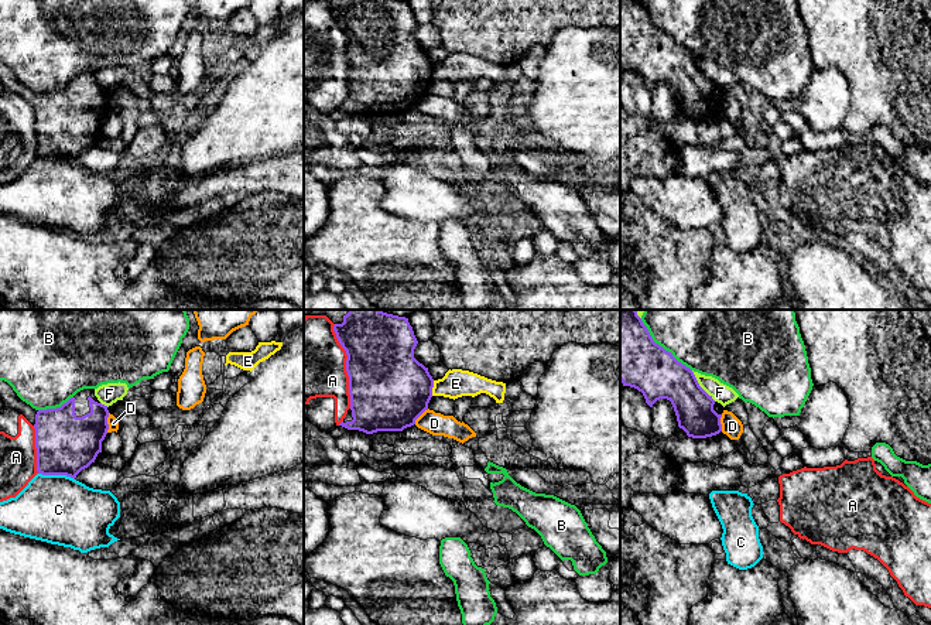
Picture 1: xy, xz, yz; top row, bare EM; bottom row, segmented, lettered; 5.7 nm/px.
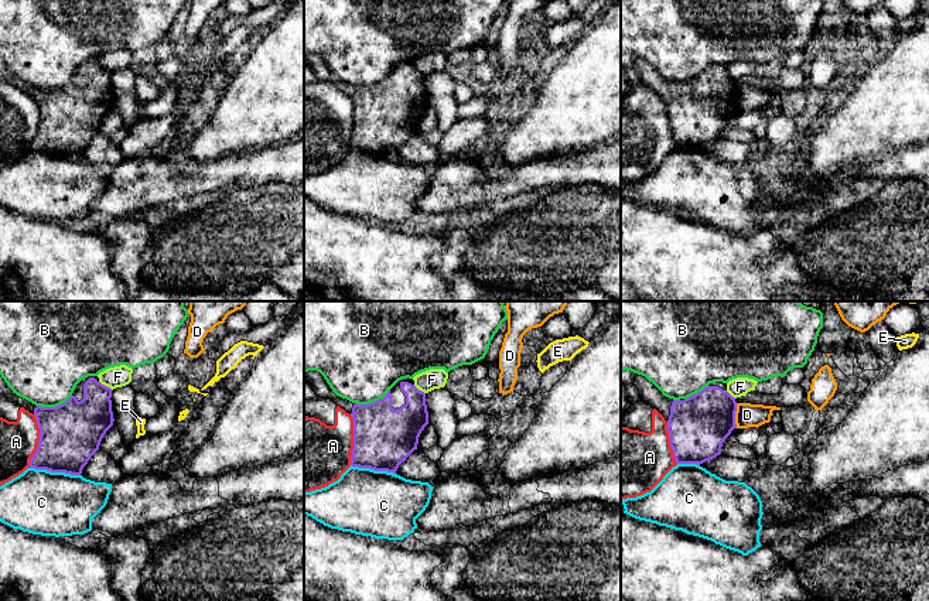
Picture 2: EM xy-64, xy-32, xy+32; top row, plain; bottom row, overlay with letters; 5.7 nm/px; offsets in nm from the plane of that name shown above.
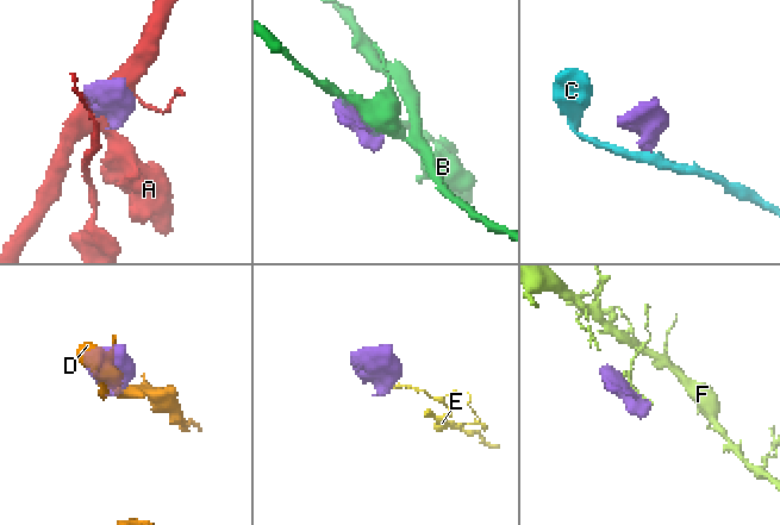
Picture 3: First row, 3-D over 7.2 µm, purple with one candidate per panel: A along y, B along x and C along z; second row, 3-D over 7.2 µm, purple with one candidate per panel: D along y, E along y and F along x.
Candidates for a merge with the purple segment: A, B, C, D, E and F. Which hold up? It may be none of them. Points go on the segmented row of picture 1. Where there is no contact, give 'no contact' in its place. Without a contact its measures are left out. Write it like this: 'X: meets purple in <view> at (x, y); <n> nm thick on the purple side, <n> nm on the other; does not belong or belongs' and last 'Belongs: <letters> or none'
A: meets purple in xz at (346, 366); 440 nm thick on the purple side, 440 nm on the other; does not belong
B: meets purple in yz at (661, 347); 360 nm thick on the purple side, 500 nm on the other; does not belong
C: meets purple in xy at (57, 474); 340 nm thick on the purple side, 400 nm on the other; does not belong
D: meets purple in xy at (106, 423); 320 nm thick on the purple side, 60 nm on the other; does not belong
E: meets purple in xz at (433, 386); 460 nm thick on the purple side, 160 nm on the other; does not belong
F: meets purple in yz at (700, 386); 280 nm thick on the purple side, 110 nm on the other; does not belong
Belongs: none

